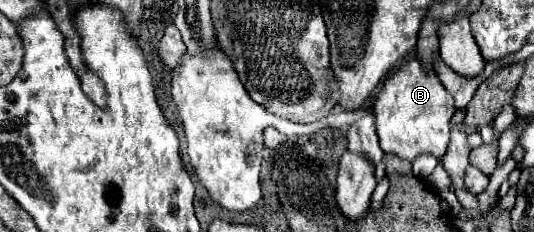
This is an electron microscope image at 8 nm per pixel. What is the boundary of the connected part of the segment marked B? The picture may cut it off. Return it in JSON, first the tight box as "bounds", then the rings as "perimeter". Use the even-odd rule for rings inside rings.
{"bounds":[373,57,455,161],"perimeter":[[[419,57],[405,61],[383,81],[373,111],[379,143],[385,153],[393,153],[409,161],[413,161],[419,153],[443,157],[449,145],[449,119],[455,113],[453,95],[443,87],[431,67],[425,69]]]}

